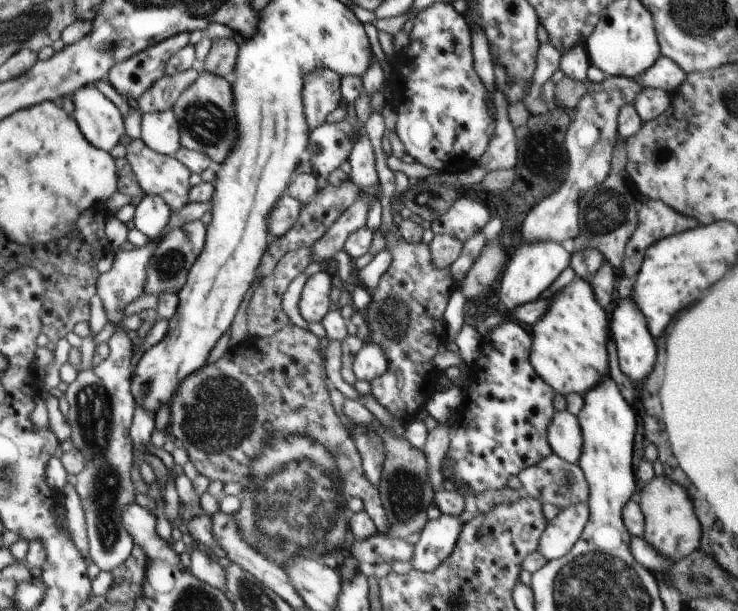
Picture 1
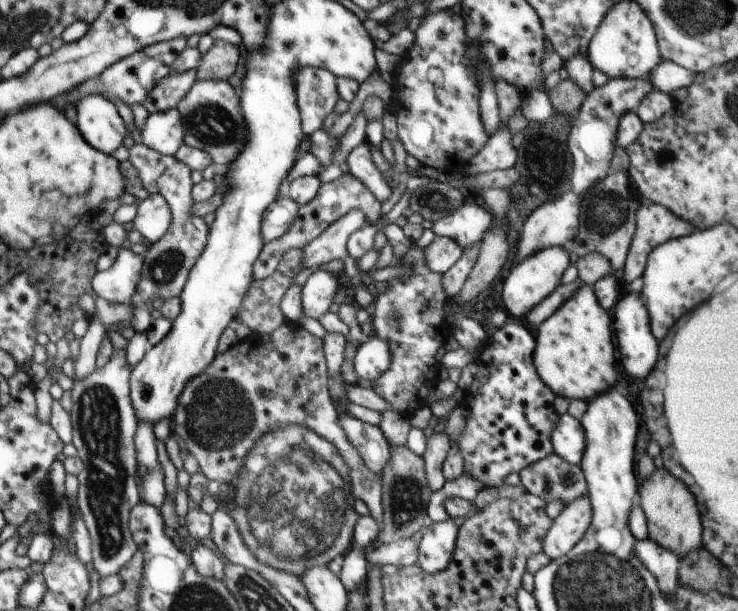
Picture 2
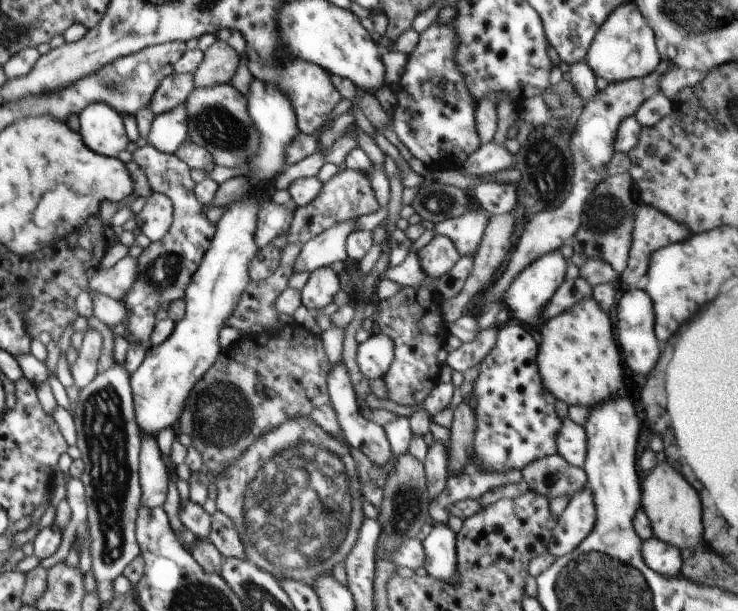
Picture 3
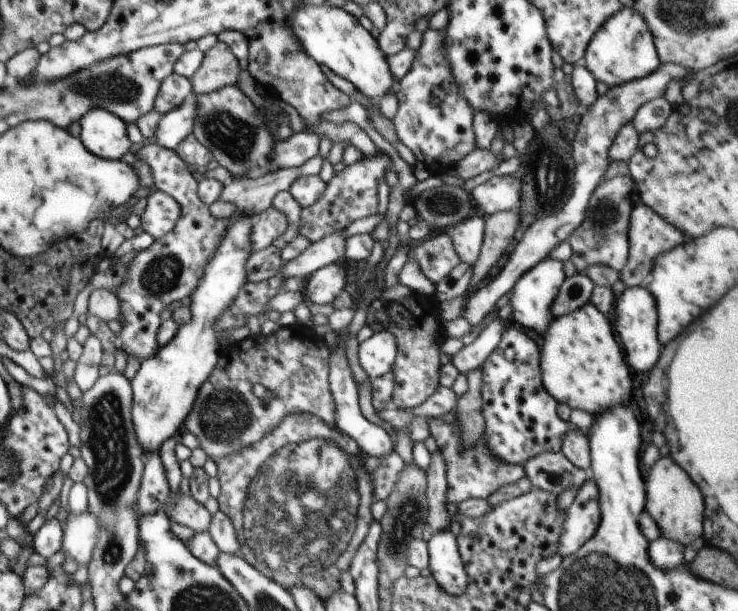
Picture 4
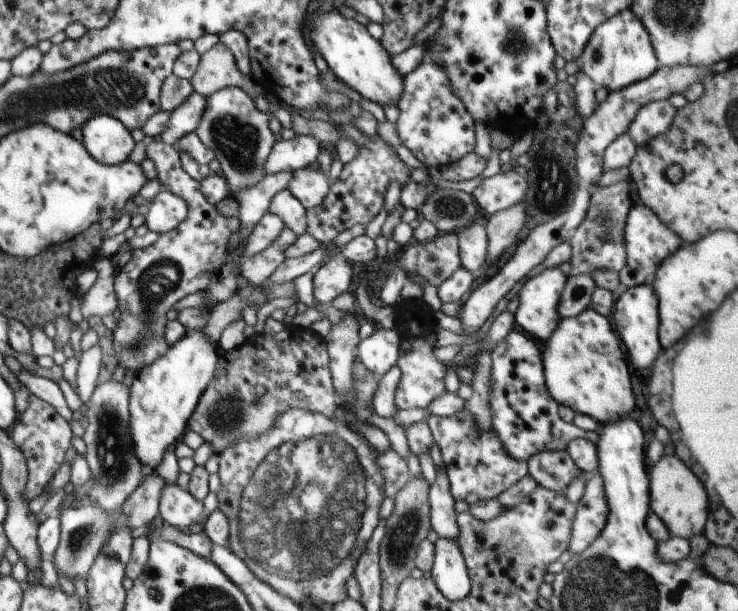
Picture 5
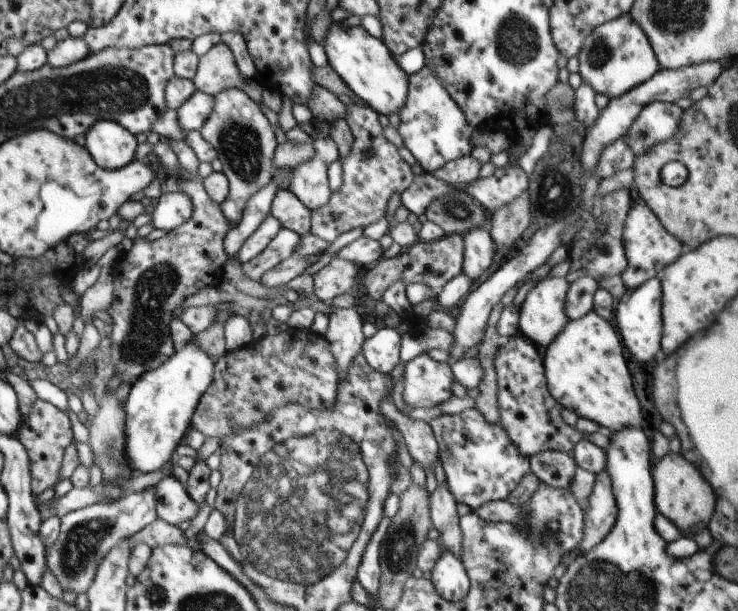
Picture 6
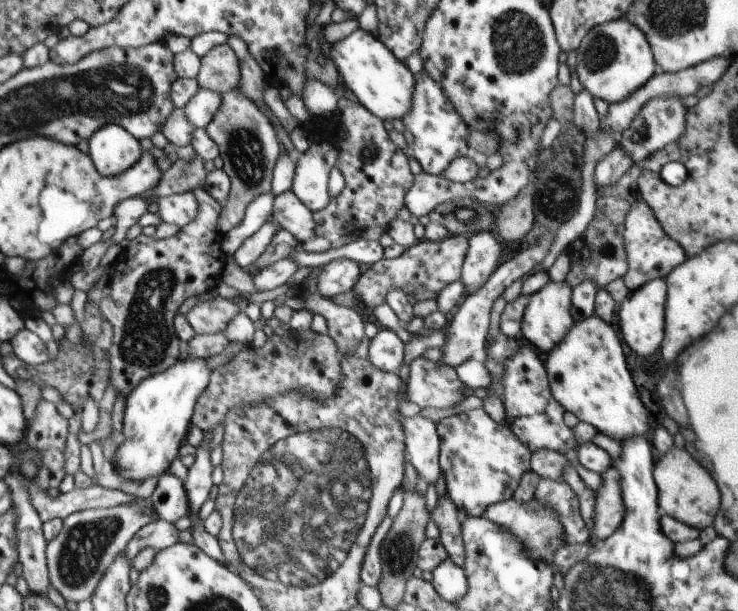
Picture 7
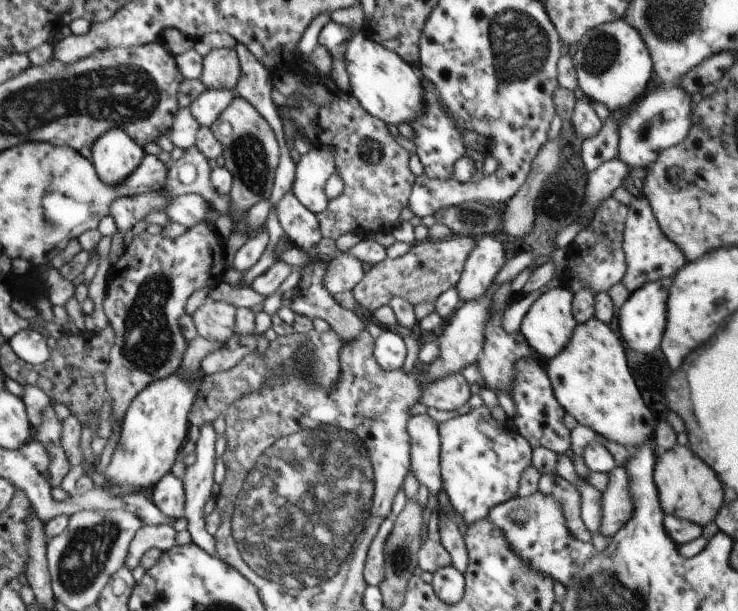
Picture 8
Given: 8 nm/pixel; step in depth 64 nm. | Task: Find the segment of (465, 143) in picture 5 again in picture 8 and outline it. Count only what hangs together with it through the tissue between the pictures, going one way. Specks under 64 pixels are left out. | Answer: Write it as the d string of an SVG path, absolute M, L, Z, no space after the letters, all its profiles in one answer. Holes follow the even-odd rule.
M420 74L420 78L425 90L425 110L421 111L421 115L415 121L408 123L416 132L412 142L416 146L417 155L427 176L439 180L453 180L454 164L465 156L467 149L464 147L463 137L458 131L455 120L443 110L439 96L435 93L435 87L422 74Z

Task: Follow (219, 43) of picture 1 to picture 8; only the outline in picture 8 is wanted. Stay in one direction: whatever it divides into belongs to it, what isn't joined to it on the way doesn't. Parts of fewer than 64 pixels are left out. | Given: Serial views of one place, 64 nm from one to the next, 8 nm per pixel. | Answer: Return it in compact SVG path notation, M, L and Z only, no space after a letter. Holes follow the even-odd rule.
M218 48L203 58L200 82L206 89L234 90L240 78L238 56L232 48Z

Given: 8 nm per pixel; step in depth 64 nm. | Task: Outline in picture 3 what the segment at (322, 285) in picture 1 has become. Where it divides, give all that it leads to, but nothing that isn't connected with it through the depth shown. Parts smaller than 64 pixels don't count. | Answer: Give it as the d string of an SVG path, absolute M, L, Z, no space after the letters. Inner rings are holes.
M322 267L311 272L301 290L302 305L310 311L330 304L341 288L339 275L330 267Z

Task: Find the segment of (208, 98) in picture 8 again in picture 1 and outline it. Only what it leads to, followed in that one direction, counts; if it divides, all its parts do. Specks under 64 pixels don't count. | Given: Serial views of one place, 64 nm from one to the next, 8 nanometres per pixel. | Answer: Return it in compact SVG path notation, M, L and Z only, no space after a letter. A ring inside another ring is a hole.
M174 111L145 113L141 117L141 139L156 152L175 156L181 147L178 119Z

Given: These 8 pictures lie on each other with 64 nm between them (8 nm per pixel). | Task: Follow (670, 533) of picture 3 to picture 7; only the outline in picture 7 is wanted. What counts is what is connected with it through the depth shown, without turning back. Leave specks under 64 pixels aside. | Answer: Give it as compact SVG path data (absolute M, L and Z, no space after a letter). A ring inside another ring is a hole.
M672 448L657 457L653 477L658 489L659 508L663 514L700 531L713 525L721 505L720 490L712 476L702 466L698 466L698 462L684 448Z

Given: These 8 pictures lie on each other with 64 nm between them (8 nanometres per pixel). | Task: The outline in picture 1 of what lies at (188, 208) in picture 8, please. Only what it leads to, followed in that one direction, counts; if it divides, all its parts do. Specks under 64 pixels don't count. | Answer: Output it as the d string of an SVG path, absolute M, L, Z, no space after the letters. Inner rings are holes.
M144 195L135 206L133 222L135 228L145 234L150 241L160 239L168 226L171 209L159 195Z

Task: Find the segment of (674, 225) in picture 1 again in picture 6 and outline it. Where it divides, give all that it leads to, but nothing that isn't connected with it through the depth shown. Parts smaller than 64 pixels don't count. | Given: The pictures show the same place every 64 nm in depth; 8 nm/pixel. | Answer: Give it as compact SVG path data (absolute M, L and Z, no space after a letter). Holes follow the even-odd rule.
M634 203L628 211L624 225L623 245L627 267L620 276L627 289L638 288L647 280L660 276L667 266L681 257L685 249L681 242L662 226L659 218L646 203Z

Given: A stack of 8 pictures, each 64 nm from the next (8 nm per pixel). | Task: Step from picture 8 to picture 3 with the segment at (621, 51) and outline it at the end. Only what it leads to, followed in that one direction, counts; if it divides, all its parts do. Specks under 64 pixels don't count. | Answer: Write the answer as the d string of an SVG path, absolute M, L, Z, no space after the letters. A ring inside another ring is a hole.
M634 2L621 4L608 15L592 39L584 60L596 77L604 78L609 84L644 78L658 68L660 61L655 32Z

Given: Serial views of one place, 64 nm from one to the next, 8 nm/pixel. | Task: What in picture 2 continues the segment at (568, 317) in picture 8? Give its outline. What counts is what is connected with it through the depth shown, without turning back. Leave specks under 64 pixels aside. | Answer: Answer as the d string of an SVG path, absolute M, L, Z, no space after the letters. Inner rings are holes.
M548 247L537 251L522 262L514 262L502 284L499 305L512 316L524 318L537 304L544 302L545 298L557 289L562 274L570 264L569 254L564 251L563 247Z

